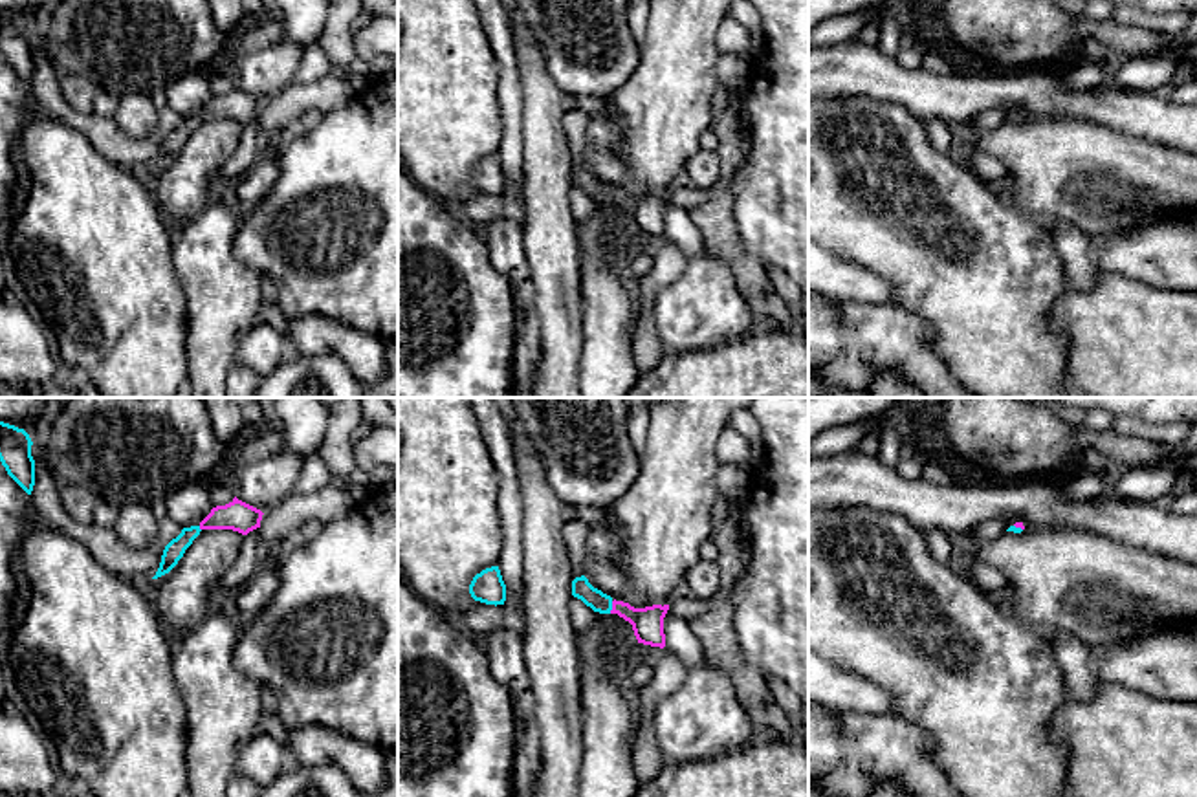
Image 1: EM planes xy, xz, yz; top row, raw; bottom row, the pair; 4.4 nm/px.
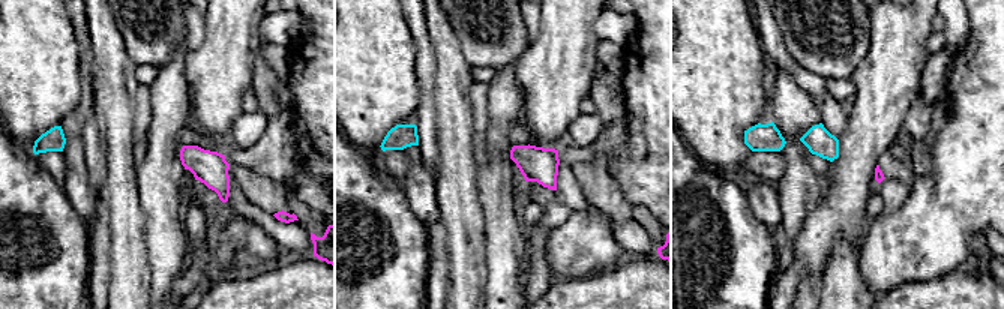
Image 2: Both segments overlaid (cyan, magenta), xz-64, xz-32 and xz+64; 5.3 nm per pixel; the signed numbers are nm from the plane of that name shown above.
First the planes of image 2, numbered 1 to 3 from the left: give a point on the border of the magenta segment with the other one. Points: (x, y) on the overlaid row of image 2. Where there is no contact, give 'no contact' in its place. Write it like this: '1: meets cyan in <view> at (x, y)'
1: no contact
2: no contact
3: no contact

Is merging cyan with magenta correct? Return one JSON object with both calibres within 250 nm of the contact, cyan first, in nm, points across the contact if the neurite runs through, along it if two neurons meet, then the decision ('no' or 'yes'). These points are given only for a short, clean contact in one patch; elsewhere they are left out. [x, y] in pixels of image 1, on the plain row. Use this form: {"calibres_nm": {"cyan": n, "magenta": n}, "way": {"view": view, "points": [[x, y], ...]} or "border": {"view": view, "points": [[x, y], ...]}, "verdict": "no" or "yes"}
{"calibres_nm": {"cyan": 90, "magenta": 140}, "way": {"view": "xz", "points": [[582, 178], [611, 196], [620, 196], [647, 213]]}, "verdict": "yes"}

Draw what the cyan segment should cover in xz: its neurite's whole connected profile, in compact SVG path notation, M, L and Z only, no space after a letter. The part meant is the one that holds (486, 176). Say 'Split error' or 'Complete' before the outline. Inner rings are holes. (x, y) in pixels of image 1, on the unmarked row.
Complete. M491 156L477 163L469 174L469 183L475 191L486 194L504 194L506 174L502 170L499 156Z

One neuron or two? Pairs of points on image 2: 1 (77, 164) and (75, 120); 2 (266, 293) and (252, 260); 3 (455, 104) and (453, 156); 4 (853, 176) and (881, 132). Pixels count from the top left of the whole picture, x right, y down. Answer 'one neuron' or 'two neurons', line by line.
1: one neuron
2: two neurons
3: one neuron
4: one neuron

